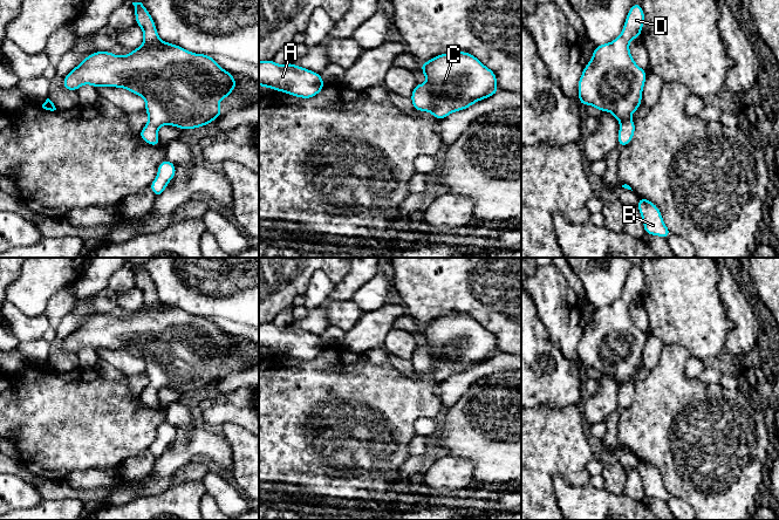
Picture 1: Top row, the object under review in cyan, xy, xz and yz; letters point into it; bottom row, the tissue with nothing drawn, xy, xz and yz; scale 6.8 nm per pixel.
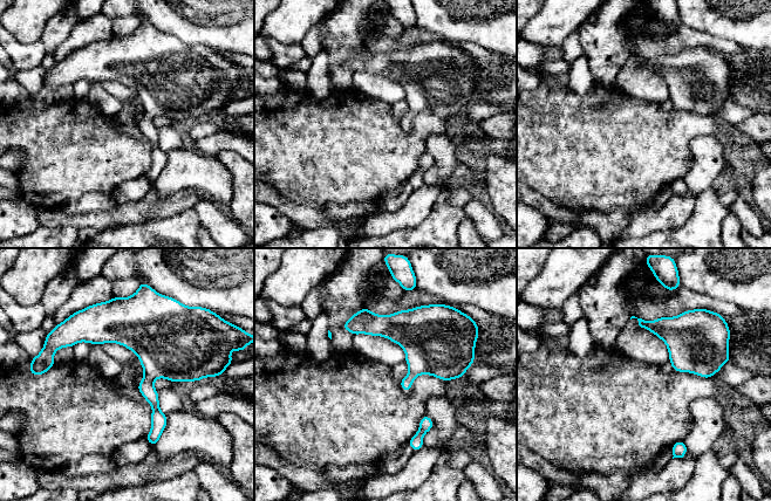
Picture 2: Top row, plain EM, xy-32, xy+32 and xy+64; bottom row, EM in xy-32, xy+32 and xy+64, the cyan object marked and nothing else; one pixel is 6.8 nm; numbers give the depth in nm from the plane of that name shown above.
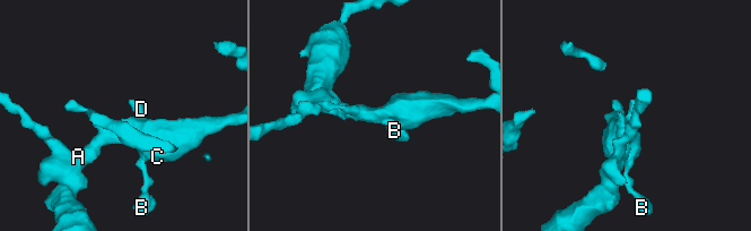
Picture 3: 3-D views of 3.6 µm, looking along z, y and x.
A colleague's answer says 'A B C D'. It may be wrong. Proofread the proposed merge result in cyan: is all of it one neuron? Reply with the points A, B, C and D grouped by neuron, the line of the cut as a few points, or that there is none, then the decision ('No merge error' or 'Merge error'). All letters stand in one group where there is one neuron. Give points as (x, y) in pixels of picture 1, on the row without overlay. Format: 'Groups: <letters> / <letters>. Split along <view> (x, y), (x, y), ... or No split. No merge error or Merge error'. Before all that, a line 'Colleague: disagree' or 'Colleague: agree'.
Colleague: agree
Groups: A B C D. No split. No merge error

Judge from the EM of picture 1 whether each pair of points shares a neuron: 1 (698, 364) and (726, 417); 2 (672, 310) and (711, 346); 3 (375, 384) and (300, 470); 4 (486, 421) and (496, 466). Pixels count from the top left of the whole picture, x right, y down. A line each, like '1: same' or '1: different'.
1: different
2: same
3: same
4: same

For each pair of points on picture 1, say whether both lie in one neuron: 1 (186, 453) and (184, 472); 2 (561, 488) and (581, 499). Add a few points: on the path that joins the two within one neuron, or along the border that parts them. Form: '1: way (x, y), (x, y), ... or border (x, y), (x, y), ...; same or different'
1: border (204, 460), (185, 463), (172, 476), (170, 485); different
2: way (566, 493), (572, 499), (576, 499); same

